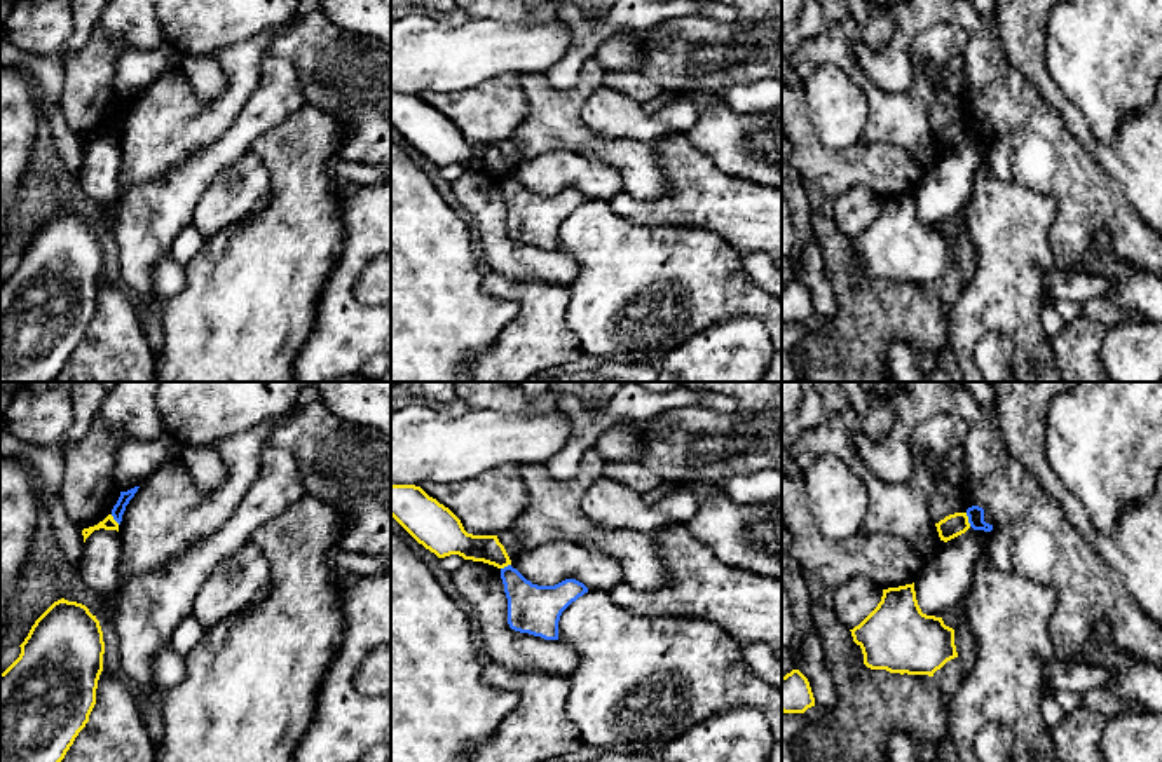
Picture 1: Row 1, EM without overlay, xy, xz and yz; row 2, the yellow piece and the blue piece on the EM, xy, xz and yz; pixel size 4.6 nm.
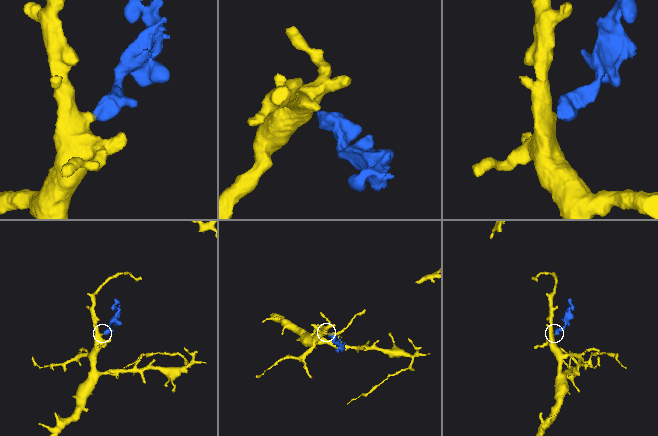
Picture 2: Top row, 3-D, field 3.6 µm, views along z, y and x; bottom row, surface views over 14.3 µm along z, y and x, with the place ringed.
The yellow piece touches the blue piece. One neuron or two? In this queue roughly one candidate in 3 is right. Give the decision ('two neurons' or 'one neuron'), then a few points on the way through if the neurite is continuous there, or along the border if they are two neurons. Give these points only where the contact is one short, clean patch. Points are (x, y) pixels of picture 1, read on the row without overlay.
two neurons; border along yz (965, 122), (970, 135)

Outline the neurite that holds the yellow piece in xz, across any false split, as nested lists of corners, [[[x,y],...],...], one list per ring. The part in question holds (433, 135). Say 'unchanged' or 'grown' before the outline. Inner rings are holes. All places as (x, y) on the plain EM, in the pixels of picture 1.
unchanged | [[[391,94],[391,126],[438,167],[459,164],[497,178],[511,169],[497,145],[468,143],[461,129],[415,94]]]

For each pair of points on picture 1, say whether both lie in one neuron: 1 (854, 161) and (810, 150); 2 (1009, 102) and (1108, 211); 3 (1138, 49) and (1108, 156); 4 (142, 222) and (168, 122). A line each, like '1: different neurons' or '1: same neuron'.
1: same neuron
2: same neuron
3: different neurons
4: different neurons

